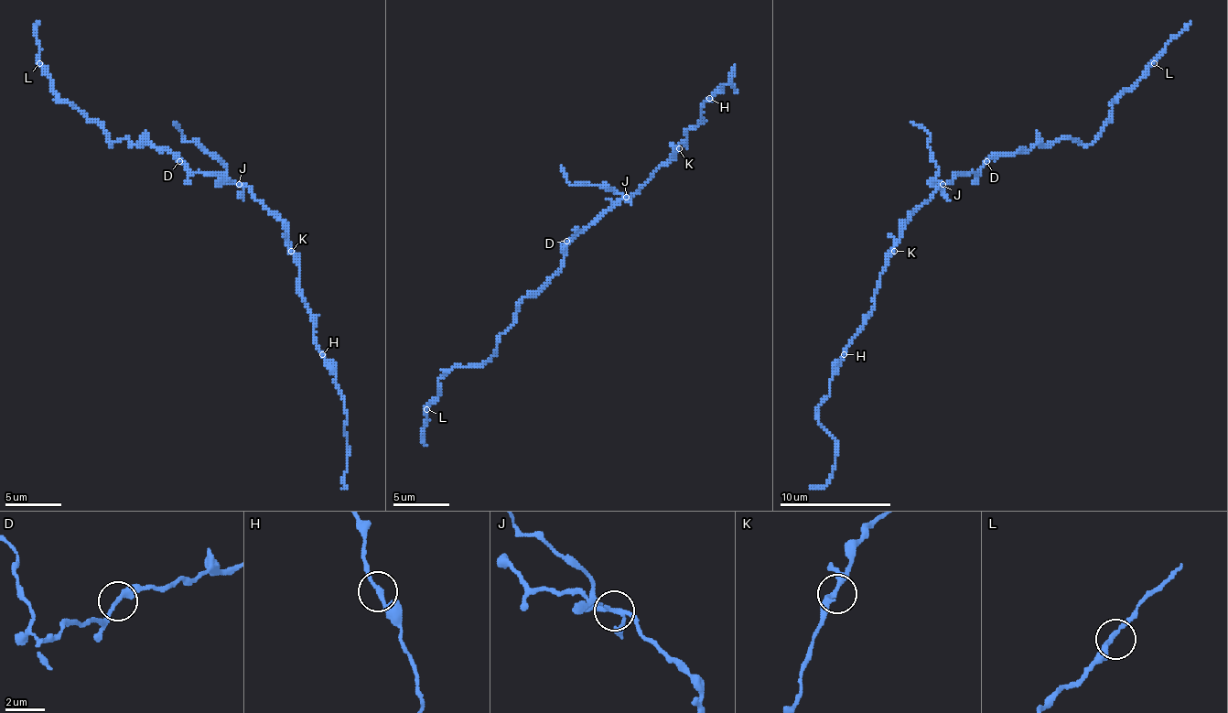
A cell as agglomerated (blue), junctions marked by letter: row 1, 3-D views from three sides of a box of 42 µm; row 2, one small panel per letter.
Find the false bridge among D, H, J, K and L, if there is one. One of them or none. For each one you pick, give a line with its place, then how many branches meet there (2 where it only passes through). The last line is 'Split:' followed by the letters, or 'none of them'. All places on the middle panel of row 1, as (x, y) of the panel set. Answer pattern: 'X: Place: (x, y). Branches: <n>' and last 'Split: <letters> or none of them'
J: Place: (626, 197). Branches: 4
Split: J

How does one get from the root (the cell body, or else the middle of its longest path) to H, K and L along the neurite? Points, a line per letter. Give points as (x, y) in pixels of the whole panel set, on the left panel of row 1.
H: (238, 184), (243, 184), (285, 228), (285, 245), (299, 267), (299, 293), (313, 320), (313, 343), (322, 354)
K: (238, 184), (243, 184), (283, 222), (285, 243), (291, 251)
L: (238, 184), (193, 172), (148, 145), (109, 145), (95, 122), (50, 89), (39, 63)

